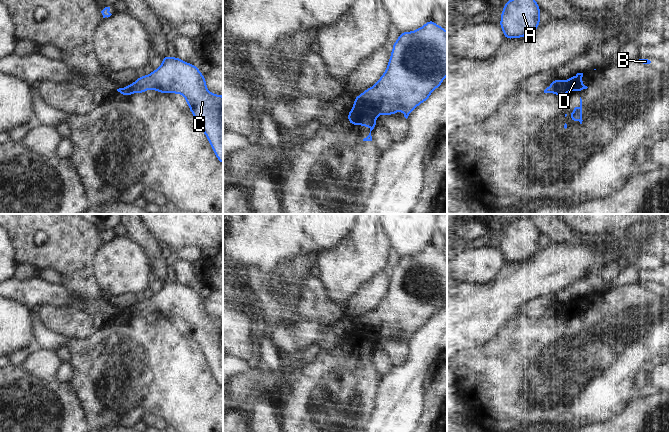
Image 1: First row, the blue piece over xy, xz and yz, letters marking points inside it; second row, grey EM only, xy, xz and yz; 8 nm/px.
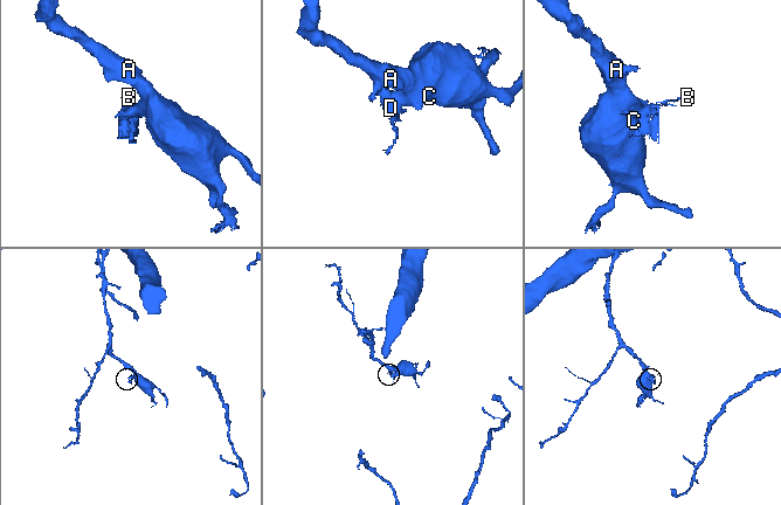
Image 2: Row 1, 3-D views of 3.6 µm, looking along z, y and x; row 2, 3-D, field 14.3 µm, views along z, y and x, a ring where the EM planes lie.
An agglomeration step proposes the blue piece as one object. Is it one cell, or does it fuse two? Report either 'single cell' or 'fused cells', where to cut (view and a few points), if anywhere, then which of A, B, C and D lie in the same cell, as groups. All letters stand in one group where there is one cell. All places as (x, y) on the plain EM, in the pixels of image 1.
fused cells; cut in xz along (359, 319), (359, 323), (377, 338); A C / B D

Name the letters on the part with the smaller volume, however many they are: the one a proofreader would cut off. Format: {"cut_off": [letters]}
{"cut_off": ["B", "D"]}

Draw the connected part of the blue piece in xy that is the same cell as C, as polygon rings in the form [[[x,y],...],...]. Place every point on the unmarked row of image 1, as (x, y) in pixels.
[[[165,279],[161,290],[151,298],[139,300],[135,306],[142,313],[154,313],[159,317],[178,317],[185,321],[192,339],[207,360],[217,383],[223,388],[223,320],[207,314],[206,303],[197,289],[192,289],[178,281]]]

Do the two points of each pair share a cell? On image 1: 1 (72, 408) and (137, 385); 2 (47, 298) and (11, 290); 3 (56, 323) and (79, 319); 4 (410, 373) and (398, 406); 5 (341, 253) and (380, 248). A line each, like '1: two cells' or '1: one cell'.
1: two cells
2: one cell
3: one cell
4: one cell
5: one cell

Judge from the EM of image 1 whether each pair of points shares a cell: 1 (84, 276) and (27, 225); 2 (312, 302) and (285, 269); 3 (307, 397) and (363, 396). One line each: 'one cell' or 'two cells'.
1: one cell
2: two cells
3: one cell

